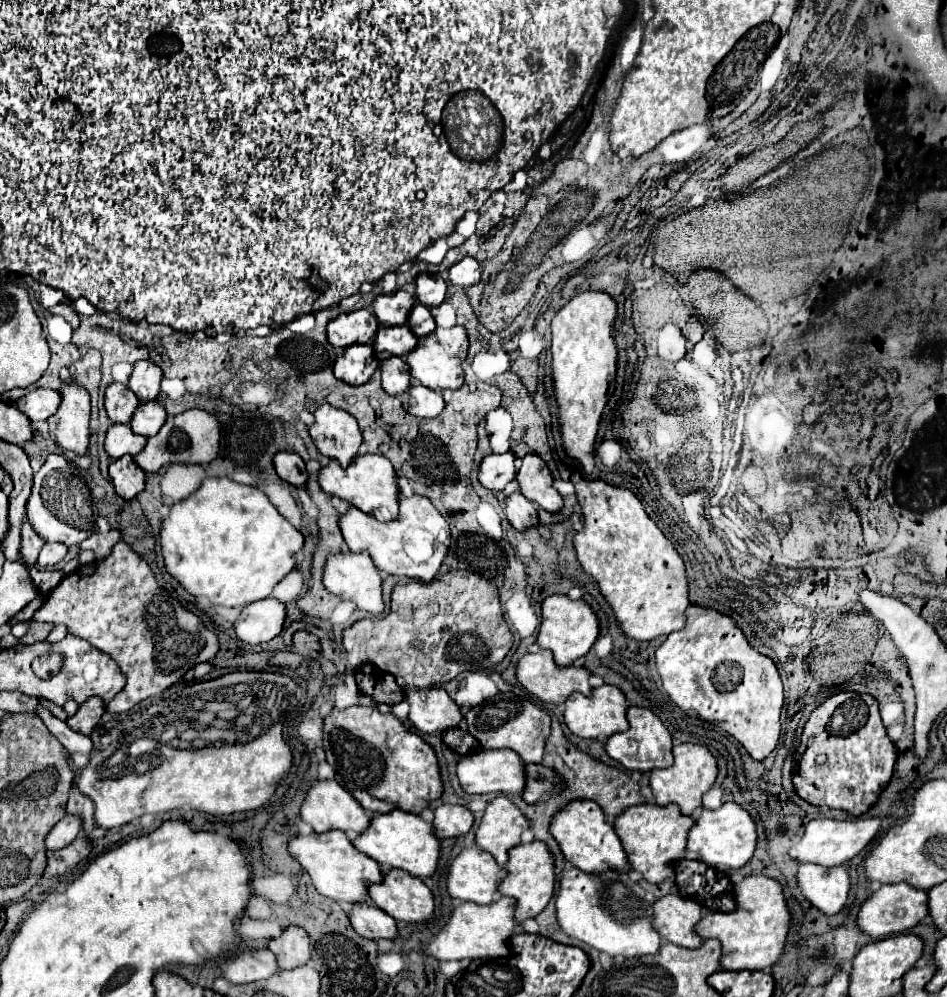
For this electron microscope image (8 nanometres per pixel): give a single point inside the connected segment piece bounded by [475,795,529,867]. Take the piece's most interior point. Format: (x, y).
(501, 827)

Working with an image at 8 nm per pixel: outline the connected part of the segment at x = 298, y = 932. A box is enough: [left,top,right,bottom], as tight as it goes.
[269,927,311,969]

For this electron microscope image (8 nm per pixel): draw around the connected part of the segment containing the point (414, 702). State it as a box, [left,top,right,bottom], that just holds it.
[405,689,463,737]

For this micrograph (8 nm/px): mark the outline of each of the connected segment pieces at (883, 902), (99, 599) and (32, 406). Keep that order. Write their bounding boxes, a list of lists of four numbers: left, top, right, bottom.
[[857,883,929,939],[33,541,219,715],[17,389,61,421]]

